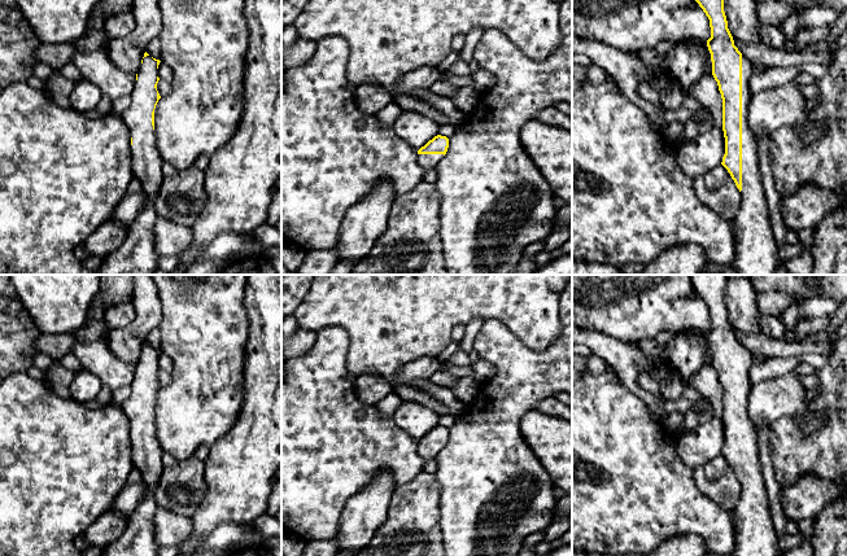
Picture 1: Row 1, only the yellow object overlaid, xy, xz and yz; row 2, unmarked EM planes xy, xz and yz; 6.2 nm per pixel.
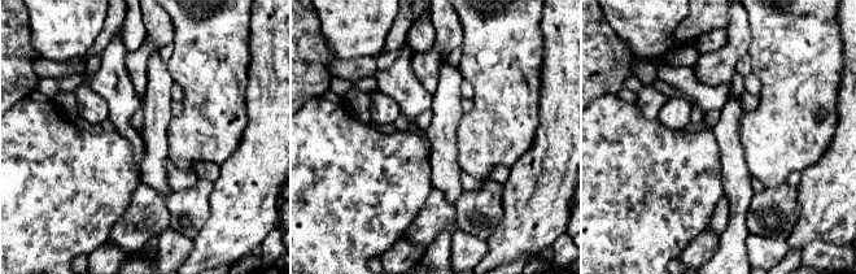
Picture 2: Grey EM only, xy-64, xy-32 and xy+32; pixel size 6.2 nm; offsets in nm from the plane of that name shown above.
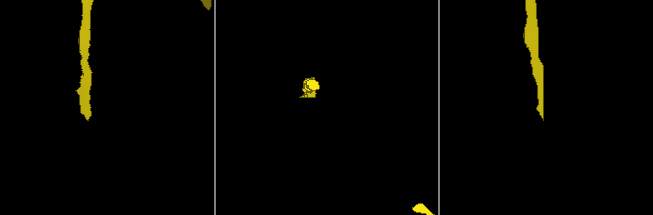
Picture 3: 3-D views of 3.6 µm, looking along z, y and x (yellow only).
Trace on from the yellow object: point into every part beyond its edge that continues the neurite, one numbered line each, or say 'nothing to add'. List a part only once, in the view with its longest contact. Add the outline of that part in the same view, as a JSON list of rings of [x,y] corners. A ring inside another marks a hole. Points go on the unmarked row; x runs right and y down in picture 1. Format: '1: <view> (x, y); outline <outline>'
1: yz (755, 533); outline [[[742,346],[742,494],[735,507],[737,546],[733,556],[778,556],[777,535],[770,516],[763,465],[758,446],[758,432],[747,411],[748,378],[752,353]]]

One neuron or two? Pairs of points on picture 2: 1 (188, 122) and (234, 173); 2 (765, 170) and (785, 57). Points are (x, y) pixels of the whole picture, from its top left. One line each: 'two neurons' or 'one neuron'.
1: two neurons
2: one neuron

